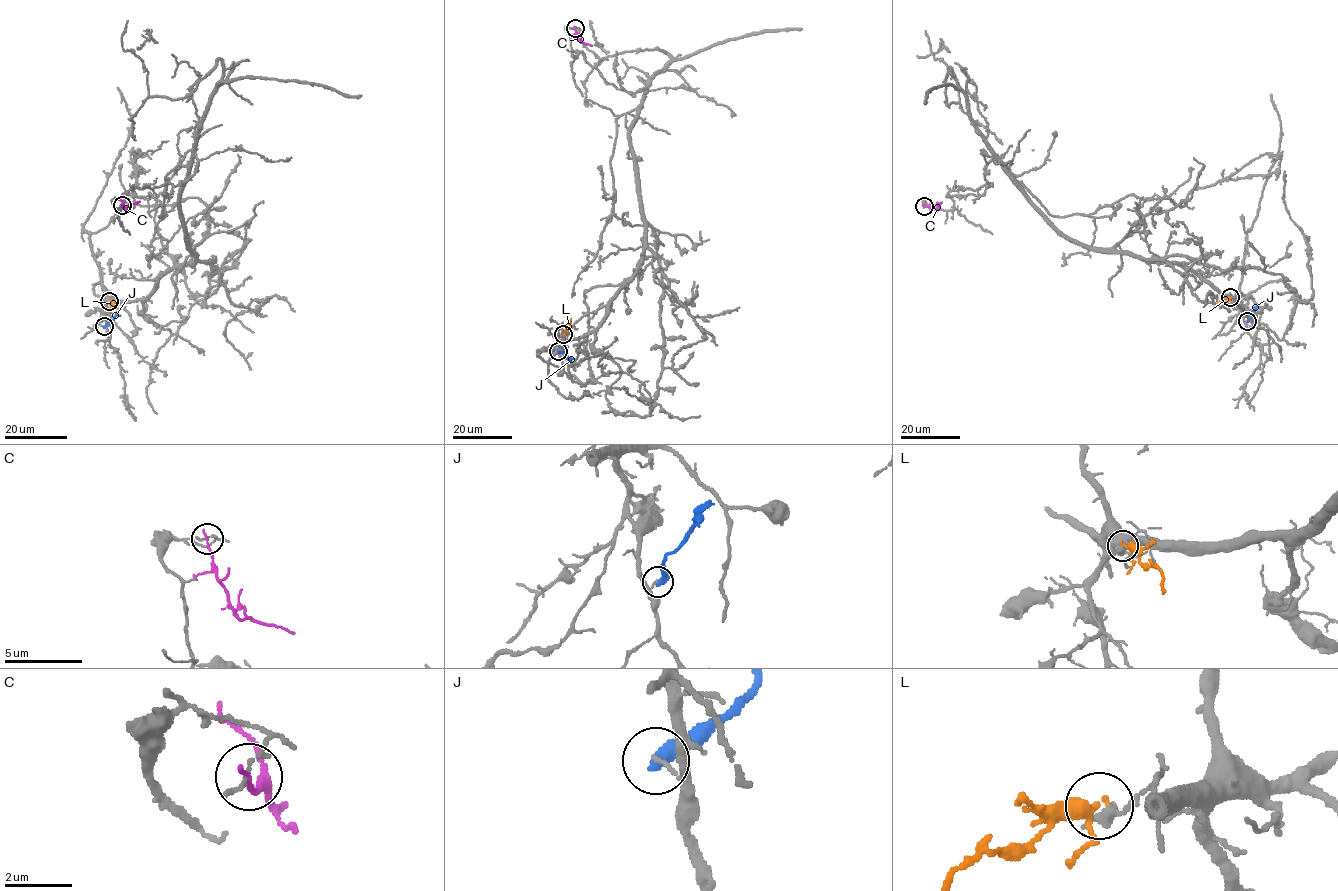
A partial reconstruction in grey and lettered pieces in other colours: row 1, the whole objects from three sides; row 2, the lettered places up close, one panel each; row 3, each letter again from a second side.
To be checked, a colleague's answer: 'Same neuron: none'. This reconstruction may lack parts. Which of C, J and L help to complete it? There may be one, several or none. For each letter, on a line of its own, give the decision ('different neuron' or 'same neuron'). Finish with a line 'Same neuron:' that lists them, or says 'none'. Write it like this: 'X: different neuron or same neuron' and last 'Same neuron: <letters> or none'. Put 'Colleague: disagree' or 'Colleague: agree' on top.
Colleague: agree
C: different neuron
J: different neuron
L: different neuron
Same neuron: none

